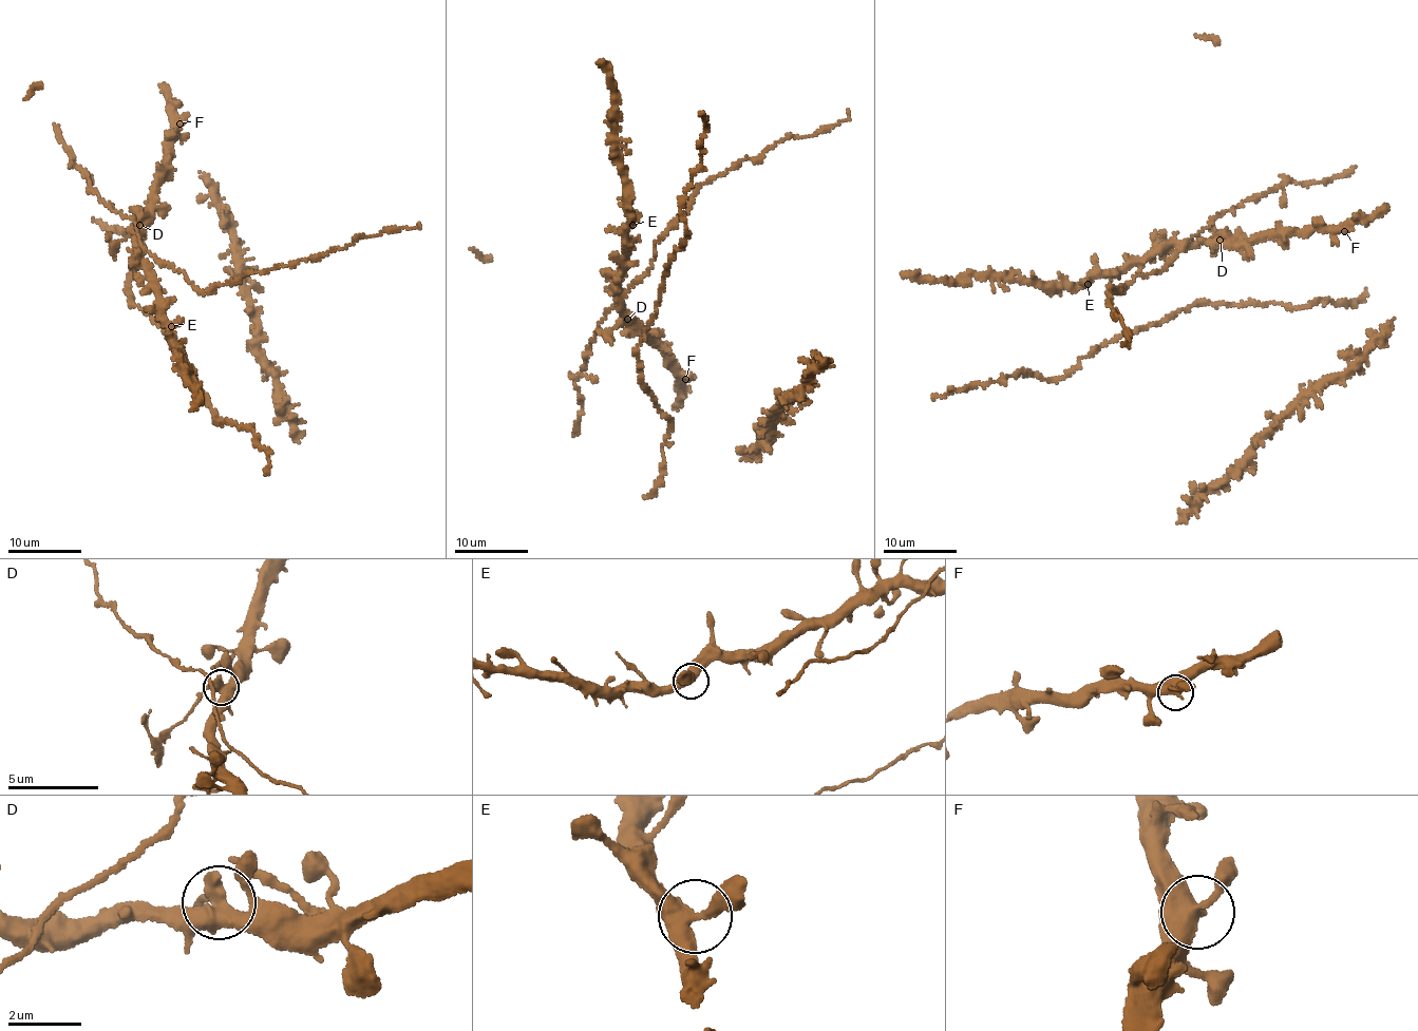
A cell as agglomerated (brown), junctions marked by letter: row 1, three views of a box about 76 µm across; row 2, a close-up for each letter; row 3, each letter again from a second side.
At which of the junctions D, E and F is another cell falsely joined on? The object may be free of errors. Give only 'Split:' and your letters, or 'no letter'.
Split: D

